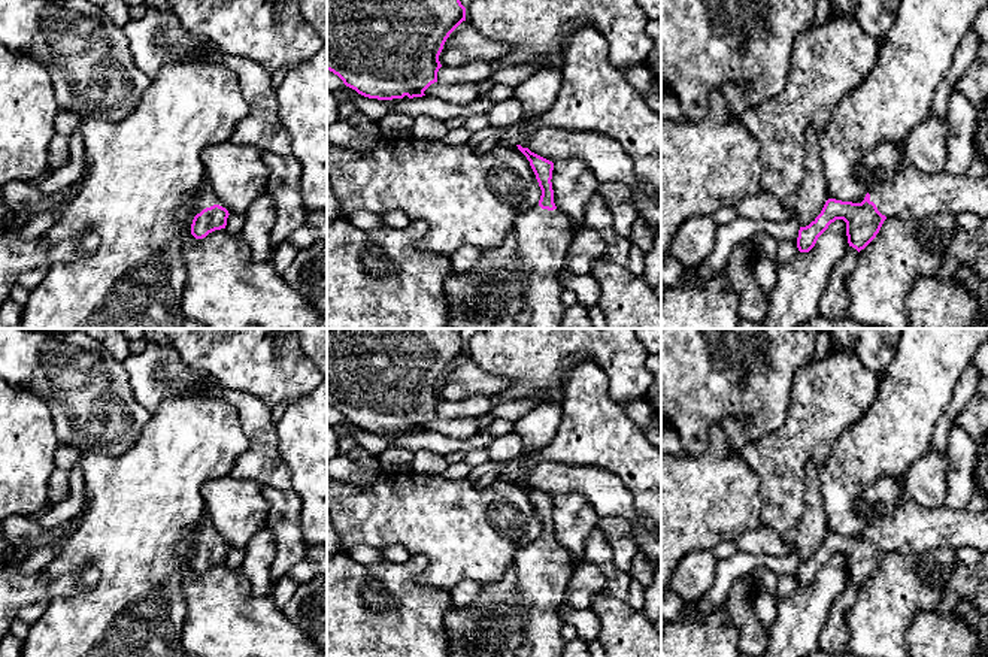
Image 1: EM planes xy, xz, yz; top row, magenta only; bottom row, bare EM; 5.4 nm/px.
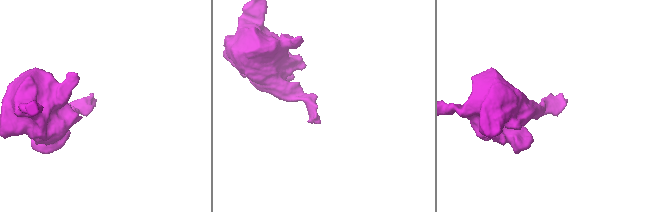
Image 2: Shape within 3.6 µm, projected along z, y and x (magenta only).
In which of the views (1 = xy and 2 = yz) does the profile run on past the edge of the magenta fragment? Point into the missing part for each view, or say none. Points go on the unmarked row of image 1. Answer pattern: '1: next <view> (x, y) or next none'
1: next xy (206, 532)
2: next yz (909, 529)

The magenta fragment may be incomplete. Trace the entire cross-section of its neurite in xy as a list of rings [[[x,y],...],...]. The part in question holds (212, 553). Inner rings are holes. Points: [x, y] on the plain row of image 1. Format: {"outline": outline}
{"outline": [[[204,515],[196,530],[196,551],[191,558],[191,569],[196,573],[203,573],[215,564],[225,563],[228,549],[213,523]]]}

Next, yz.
{"outline": [[[907,497],[892,514],[873,518],[861,538],[828,533],[816,552],[809,560],[800,561],[797,582],[800,587],[809,587],[831,557],[843,554],[846,557],[848,578],[860,587],[876,572],[887,552],[909,554],[939,547],[952,547],[955,549],[972,547],[981,552],[987,552],[988,506],[981,512],[949,509],[946,506],[922,508]]]}

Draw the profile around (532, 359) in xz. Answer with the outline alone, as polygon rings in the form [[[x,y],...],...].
[[[487,328],[466,343],[469,355],[479,367],[510,381],[510,387],[493,397],[498,403],[536,399],[537,406],[561,405],[564,385],[573,369],[563,367],[570,355],[582,354],[582,361],[601,367],[610,381],[610,397],[619,406],[646,397],[654,375],[646,364],[648,351],[637,340],[634,328]]]

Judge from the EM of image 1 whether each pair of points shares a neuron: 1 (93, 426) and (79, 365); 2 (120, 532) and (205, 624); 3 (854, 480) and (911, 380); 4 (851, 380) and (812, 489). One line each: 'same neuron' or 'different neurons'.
1: same neuron
2: different neurons
3: same neuron
4: different neurons

